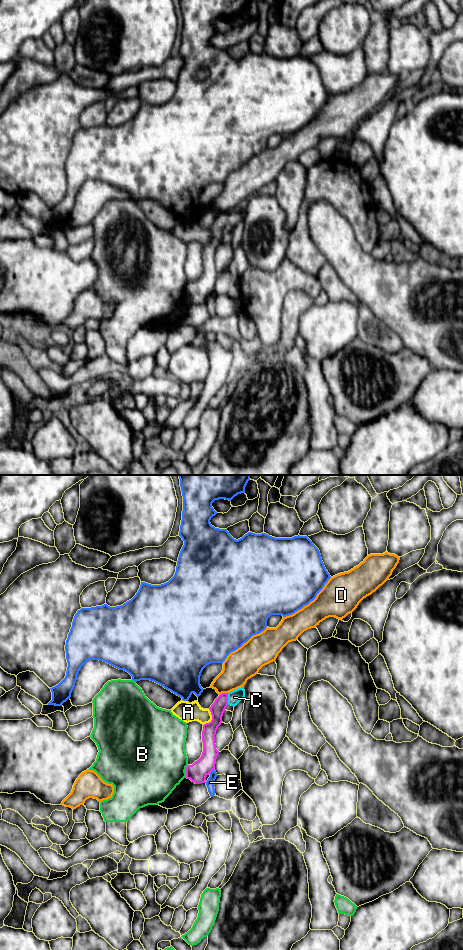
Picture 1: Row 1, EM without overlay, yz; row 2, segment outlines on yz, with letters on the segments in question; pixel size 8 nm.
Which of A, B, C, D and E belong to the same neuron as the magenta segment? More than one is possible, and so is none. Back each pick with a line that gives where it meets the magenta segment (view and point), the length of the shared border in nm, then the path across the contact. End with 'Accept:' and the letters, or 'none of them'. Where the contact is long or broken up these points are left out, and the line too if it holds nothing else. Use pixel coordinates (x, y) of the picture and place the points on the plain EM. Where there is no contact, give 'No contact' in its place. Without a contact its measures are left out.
C: Touches magenta at yz (227, 219). Shared border 100 nm. Path across: yz (217, 229), (227, 219), (234, 217)
Accept: C

